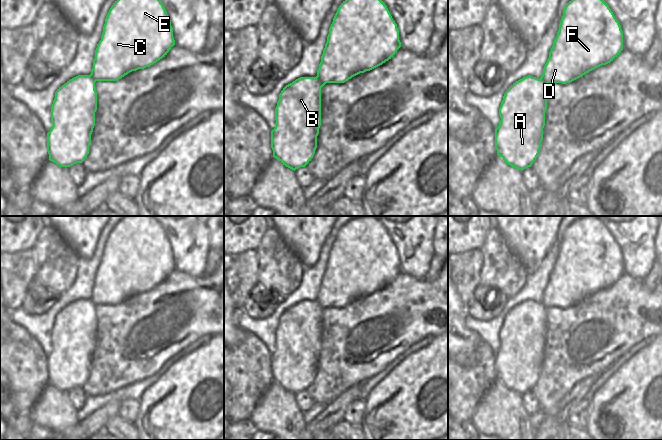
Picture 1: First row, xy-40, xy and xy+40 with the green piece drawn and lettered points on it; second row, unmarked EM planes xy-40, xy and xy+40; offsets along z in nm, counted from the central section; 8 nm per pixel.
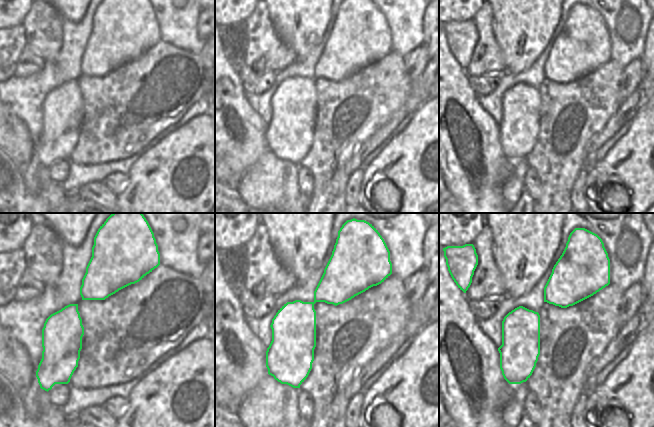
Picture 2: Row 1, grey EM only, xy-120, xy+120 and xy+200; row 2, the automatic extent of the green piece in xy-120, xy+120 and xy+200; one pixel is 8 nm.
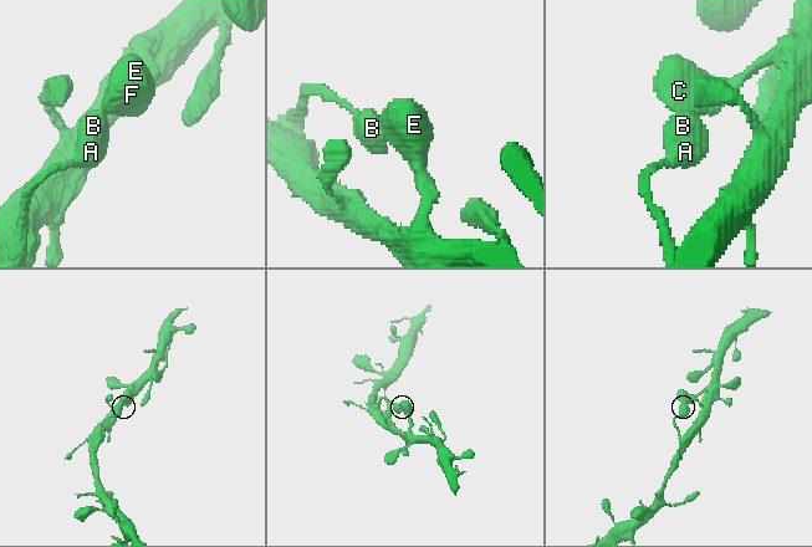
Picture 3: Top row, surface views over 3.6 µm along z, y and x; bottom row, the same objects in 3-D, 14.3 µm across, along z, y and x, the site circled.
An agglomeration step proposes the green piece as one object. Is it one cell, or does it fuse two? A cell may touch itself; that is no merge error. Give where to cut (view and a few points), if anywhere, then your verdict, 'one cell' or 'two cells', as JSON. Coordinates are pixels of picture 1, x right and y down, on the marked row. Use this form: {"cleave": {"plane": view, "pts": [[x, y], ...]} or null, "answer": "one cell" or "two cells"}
{"cleave": null, "answer": "one cell"}

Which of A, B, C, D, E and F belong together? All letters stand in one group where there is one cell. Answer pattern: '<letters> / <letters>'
A B C D E F

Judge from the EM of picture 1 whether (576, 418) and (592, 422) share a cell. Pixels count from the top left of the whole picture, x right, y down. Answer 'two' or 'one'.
two

